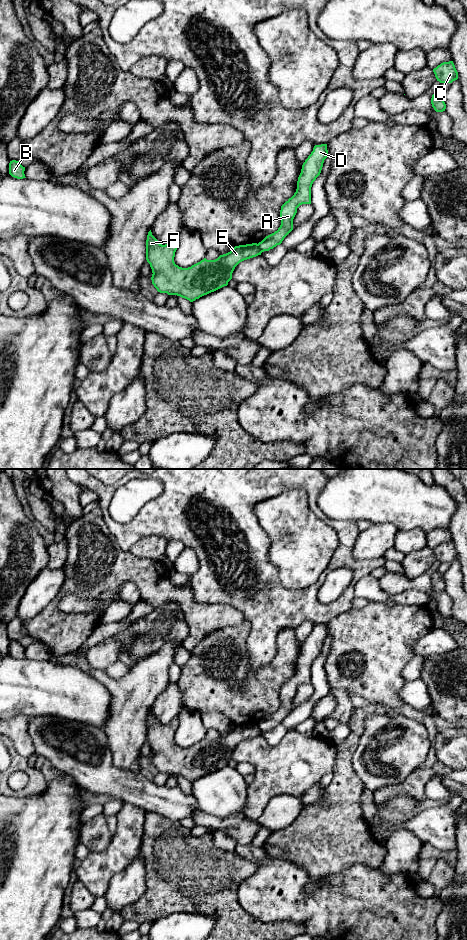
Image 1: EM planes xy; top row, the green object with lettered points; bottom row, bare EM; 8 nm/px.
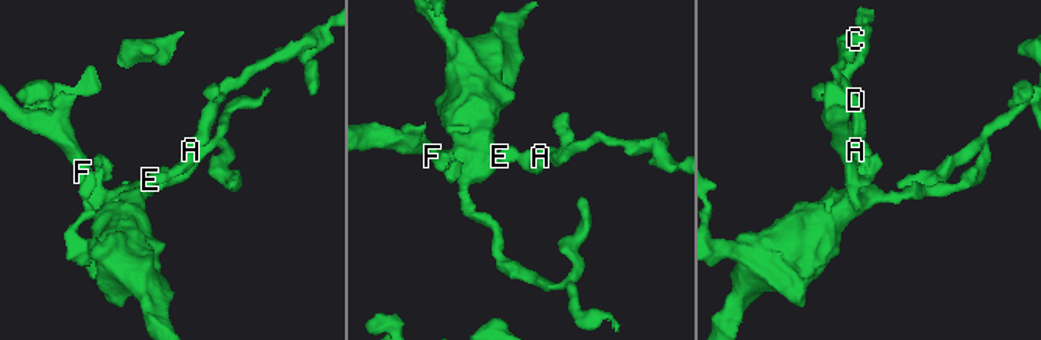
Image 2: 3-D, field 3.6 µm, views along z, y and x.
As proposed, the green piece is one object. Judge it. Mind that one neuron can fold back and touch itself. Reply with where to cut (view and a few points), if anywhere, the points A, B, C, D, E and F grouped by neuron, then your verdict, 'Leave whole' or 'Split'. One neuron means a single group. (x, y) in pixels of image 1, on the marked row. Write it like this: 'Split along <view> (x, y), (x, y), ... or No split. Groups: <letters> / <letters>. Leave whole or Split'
Split along xy (257, 244), (262, 251). Groups: A C D / B E F. Split

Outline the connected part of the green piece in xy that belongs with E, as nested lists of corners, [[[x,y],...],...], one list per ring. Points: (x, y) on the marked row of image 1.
[[[150,230],[146,240],[146,260],[152,269],[152,284],[158,292],[177,295],[190,302],[227,286],[240,262],[262,253],[257,243],[239,245],[215,260],[204,258],[191,267],[182,268],[174,262],[178,244],[176,236],[170,243],[162,245]]]

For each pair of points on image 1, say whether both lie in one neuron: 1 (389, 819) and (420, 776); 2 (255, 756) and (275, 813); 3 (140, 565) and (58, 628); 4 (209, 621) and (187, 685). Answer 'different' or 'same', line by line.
1: same
2: different
3: same
4: different

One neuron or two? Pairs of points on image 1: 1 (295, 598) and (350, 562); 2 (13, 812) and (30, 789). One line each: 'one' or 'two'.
1: one
2: two

